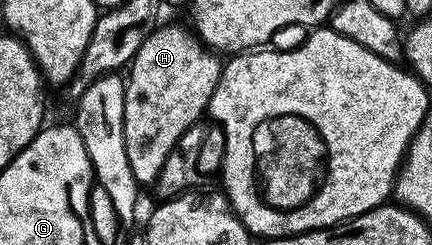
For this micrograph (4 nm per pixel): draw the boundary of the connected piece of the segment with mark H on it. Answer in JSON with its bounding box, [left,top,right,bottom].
[125,26,221,188]

